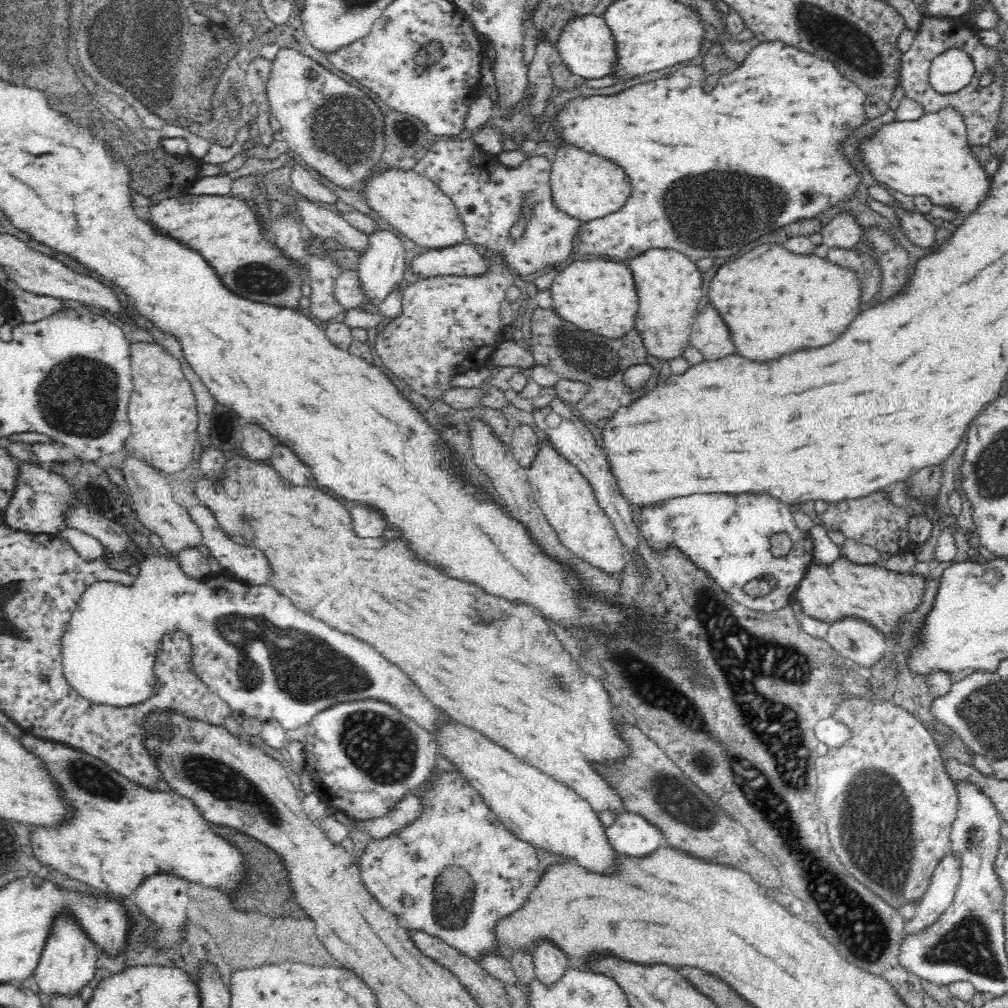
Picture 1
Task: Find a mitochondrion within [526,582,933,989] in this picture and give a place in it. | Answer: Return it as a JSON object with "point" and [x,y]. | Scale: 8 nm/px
{"point":[881,806]}

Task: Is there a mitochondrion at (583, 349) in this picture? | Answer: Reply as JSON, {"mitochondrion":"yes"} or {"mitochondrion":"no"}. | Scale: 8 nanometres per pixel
{"mitochondrion":"yes"}

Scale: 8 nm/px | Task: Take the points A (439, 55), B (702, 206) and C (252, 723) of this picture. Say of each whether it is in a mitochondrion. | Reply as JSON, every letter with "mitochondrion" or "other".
{"A":"mitochondrion","B":"mitochondrion","C":"other"}

